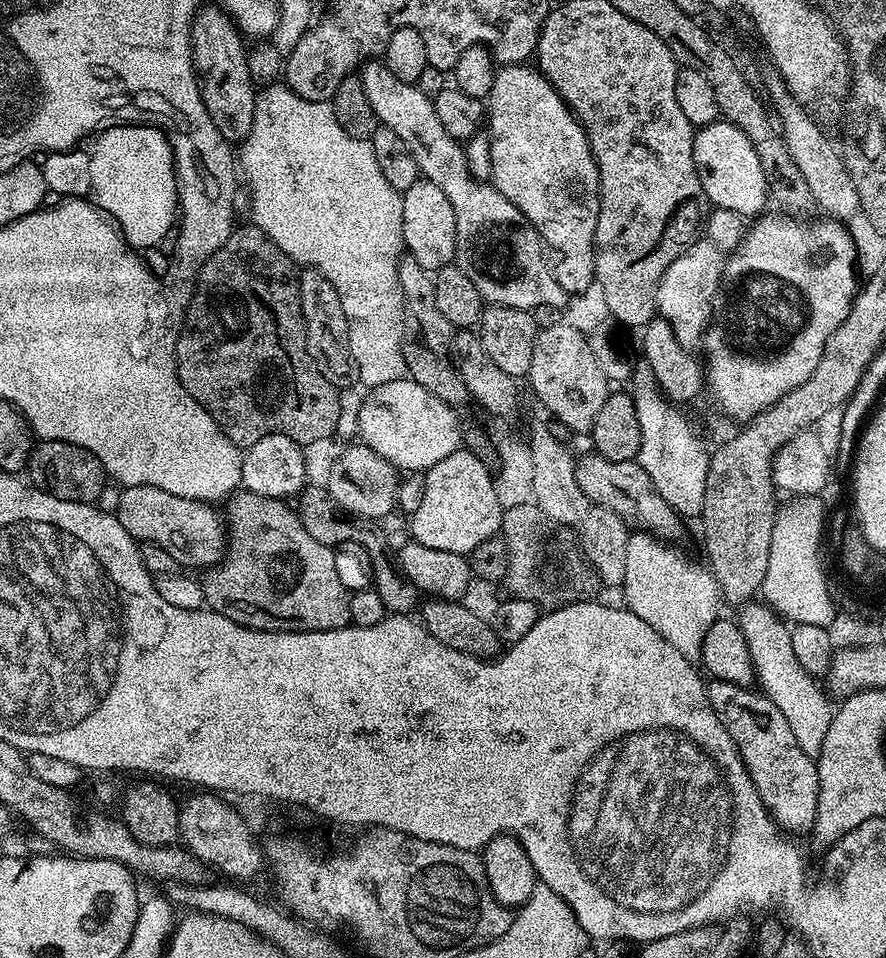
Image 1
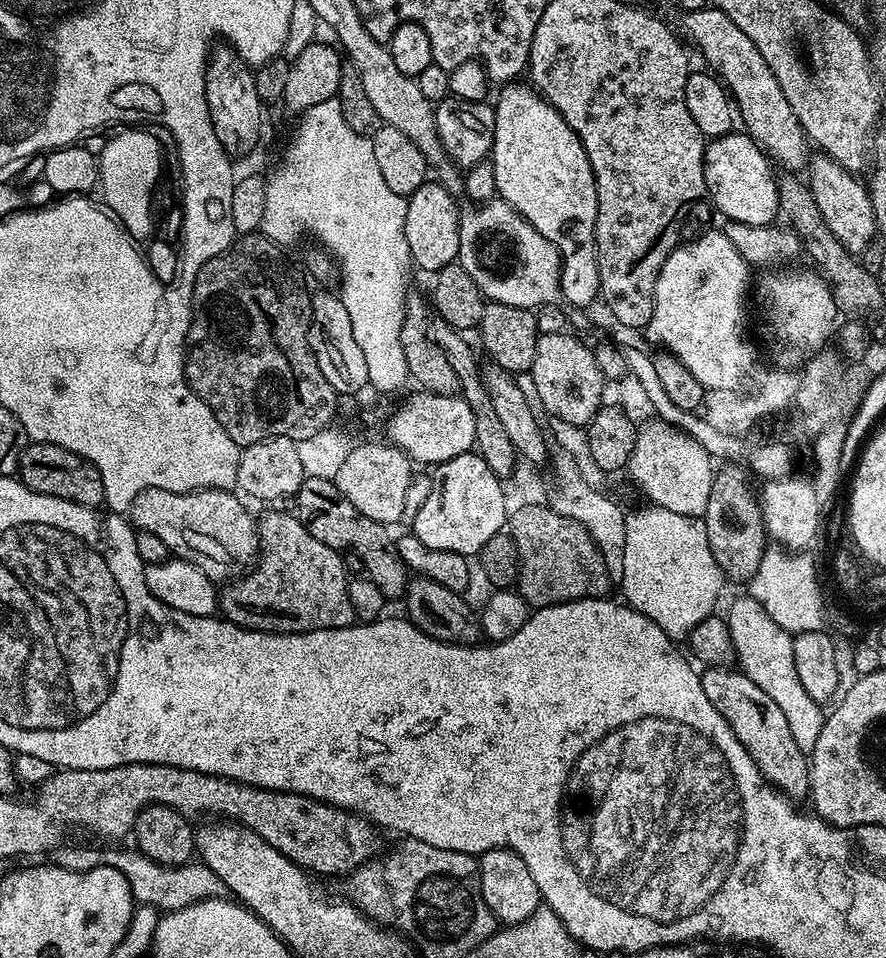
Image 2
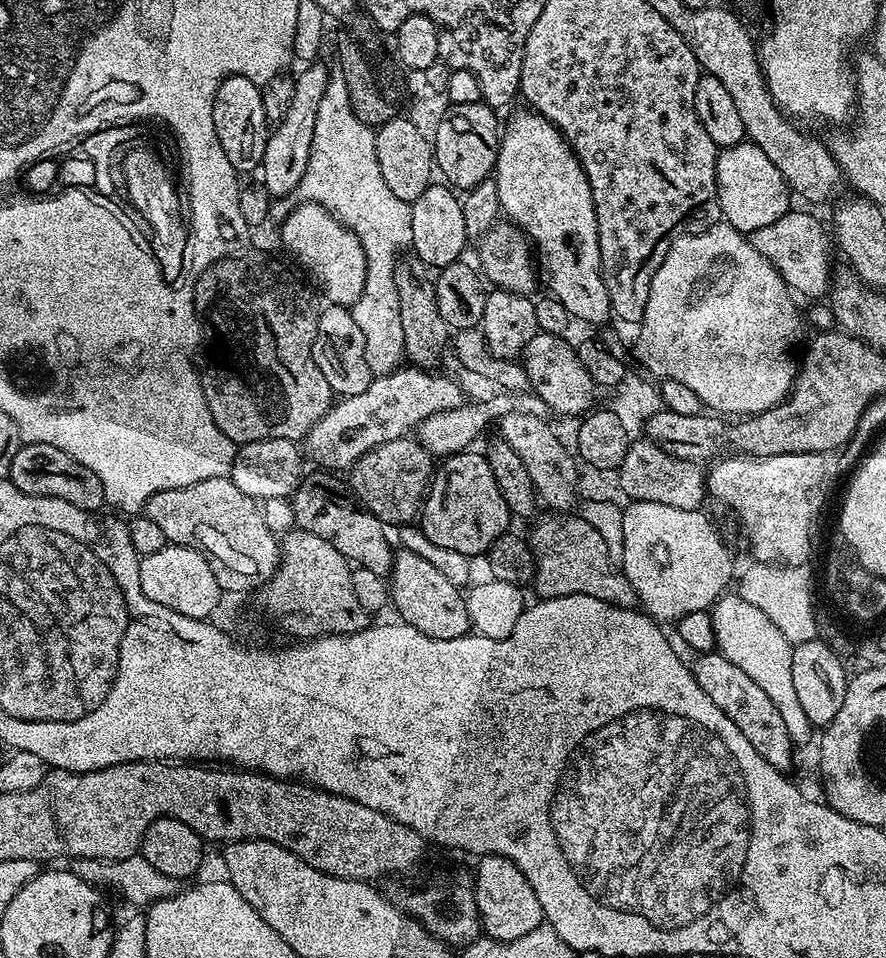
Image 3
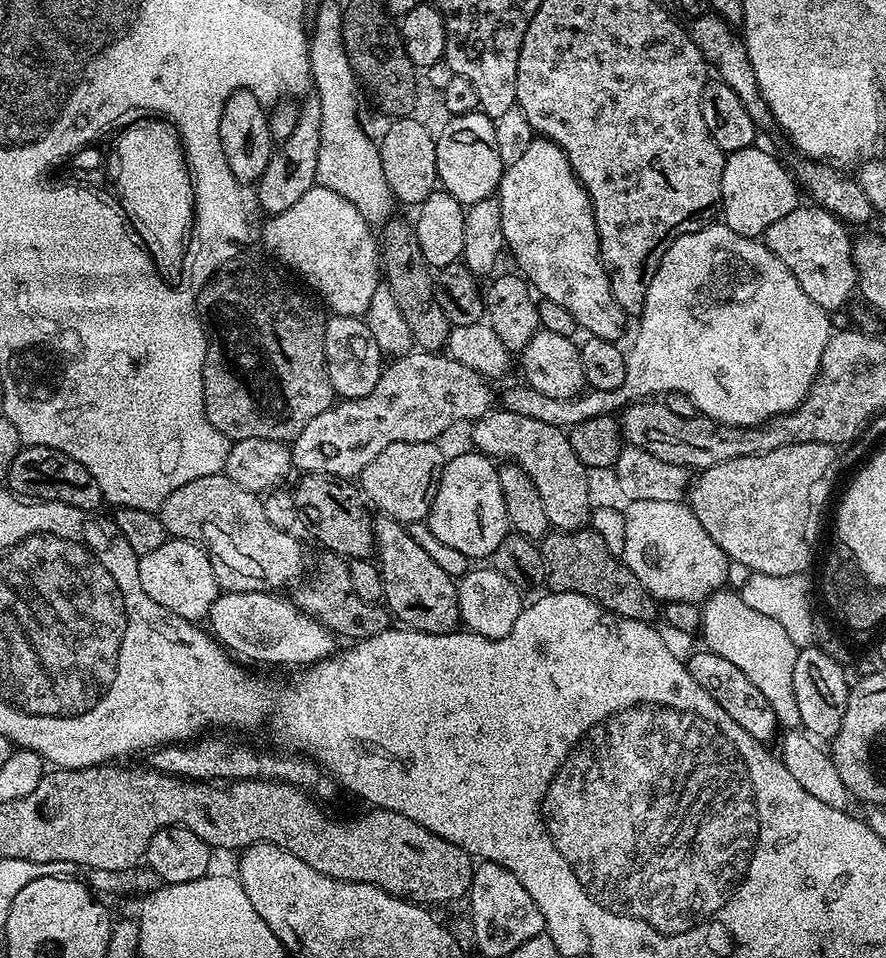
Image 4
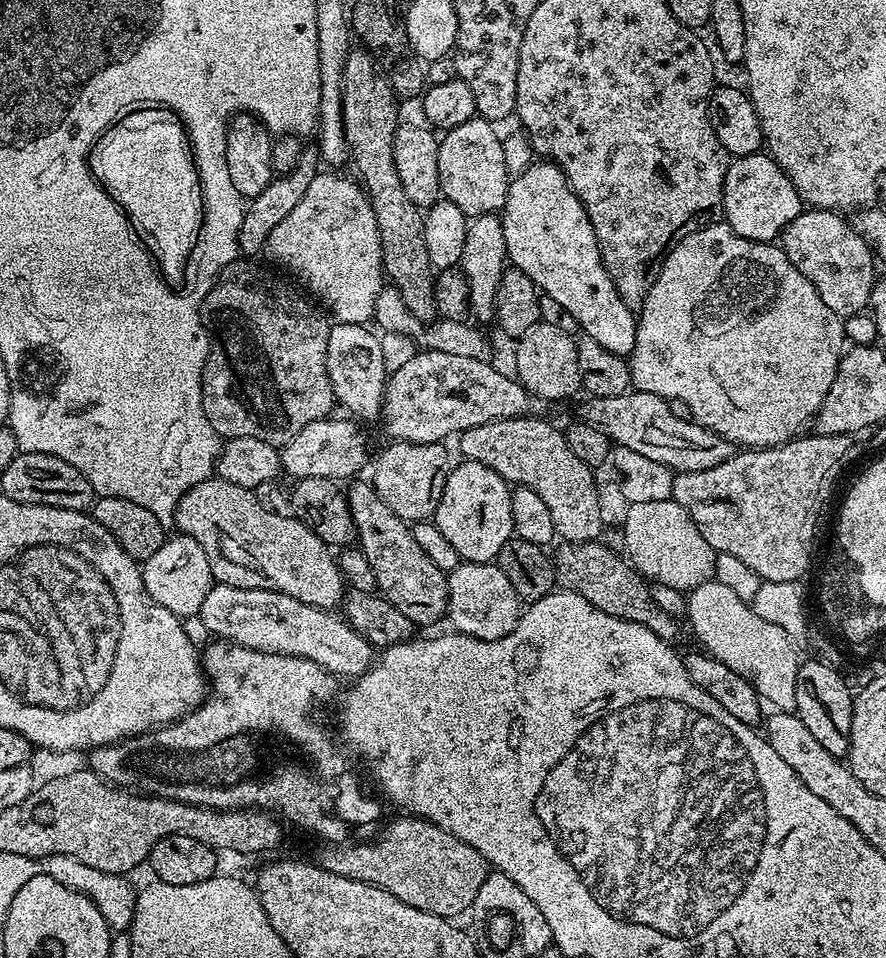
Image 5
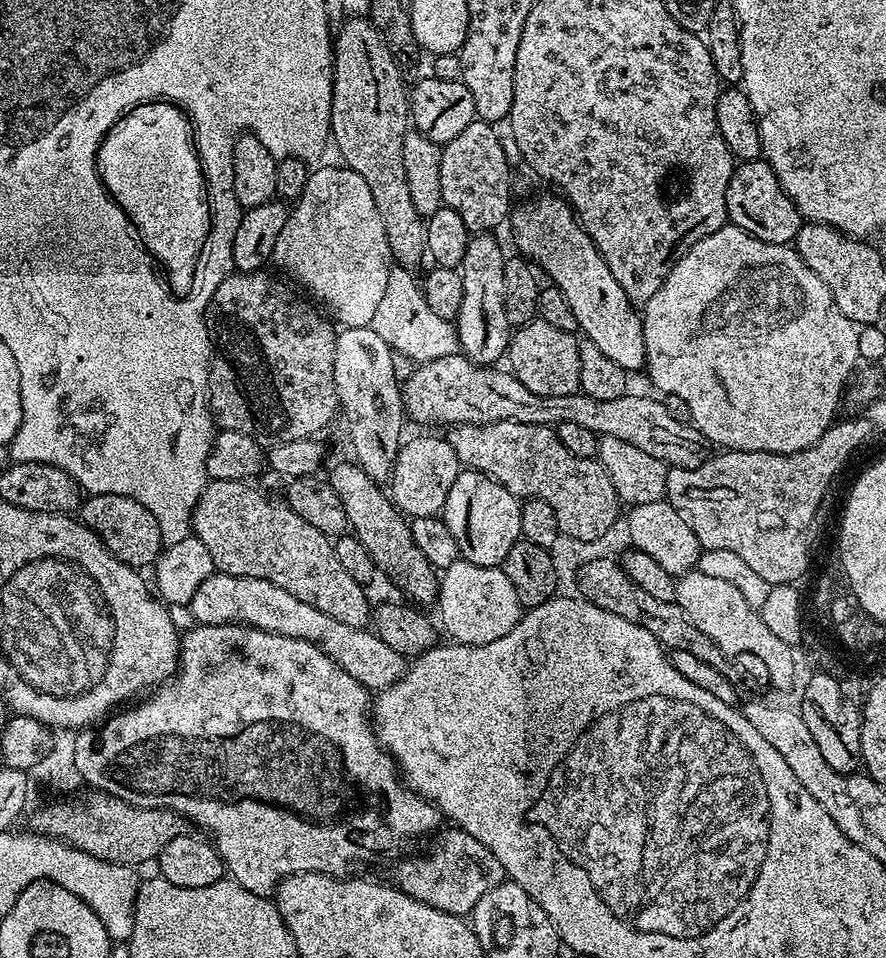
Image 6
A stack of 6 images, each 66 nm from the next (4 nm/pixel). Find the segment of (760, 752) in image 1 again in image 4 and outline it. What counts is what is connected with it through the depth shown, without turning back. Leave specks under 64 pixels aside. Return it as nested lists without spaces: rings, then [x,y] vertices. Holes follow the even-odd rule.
[[[701,650],[687,657],[686,663],[690,678],[694,678],[694,682],[698,682],[698,686],[702,686],[702,690],[706,690],[706,694],[710,694],[710,698],[714,698],[714,702],[718,702],[718,706],[722,706],[722,710],[726,710],[726,714],[730,714],[730,718],[734,718],[734,722],[738,722],[738,726],[750,734],[750,738],[761,742],[777,739],[778,725],[770,702],[766,702],[762,690],[758,690],[758,686],[754,686],[754,682],[750,682],[750,678],[746,678],[738,666],[734,666],[734,662],[722,658],[722,654]]]

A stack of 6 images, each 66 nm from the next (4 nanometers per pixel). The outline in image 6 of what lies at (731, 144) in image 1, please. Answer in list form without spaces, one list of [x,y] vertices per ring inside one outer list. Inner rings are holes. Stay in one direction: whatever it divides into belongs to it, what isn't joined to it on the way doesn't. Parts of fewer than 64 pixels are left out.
[[[763,158],[745,160],[733,167],[730,186],[726,186],[726,210],[731,223],[762,242],[791,245],[800,232],[800,211],[796,209],[786,190],[782,190],[774,170]]]

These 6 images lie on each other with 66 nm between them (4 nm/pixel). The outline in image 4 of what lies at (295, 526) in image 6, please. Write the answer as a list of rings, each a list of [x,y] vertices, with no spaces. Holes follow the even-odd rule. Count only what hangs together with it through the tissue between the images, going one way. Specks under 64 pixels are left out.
[[[226,475],[207,476],[171,492],[158,515],[169,537],[190,540],[203,548],[223,591],[275,593],[305,575],[304,548],[268,517],[260,500],[257,493],[242,490]]]

